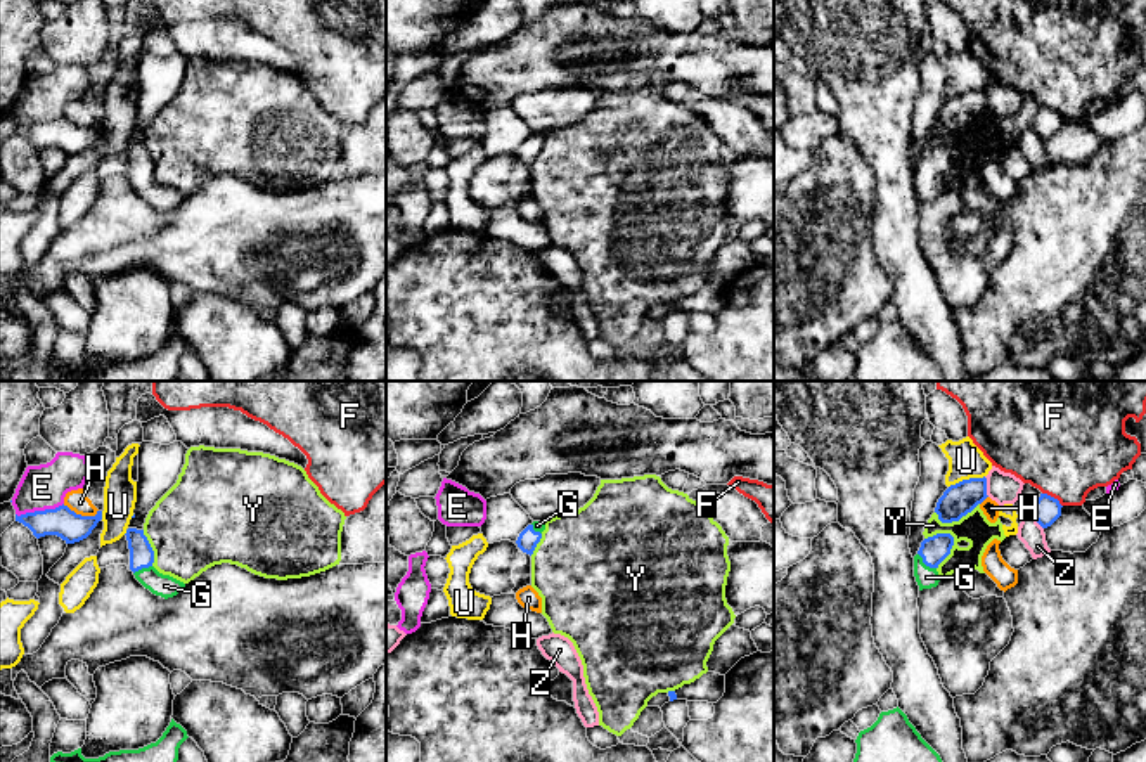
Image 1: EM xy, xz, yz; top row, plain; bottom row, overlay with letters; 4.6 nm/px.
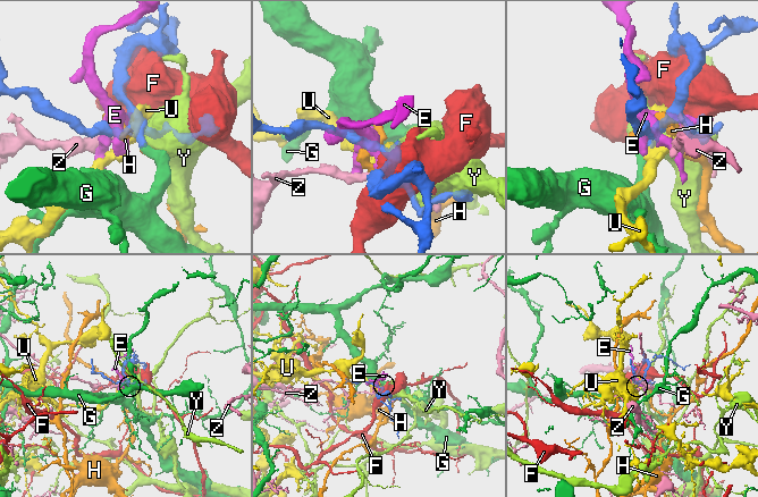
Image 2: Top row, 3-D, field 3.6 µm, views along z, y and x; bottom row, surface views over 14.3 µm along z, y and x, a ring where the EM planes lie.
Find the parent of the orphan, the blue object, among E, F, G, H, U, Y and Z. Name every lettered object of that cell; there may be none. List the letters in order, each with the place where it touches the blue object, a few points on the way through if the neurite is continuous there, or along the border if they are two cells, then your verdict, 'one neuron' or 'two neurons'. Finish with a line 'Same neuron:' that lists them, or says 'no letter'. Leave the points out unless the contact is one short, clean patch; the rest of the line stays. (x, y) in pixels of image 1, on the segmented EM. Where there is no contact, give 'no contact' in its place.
E: xy (38, 511) | two neurons
F: yz (1053, 497) | two neurons
G: yz (925, 563) | across yz (933, 549), (925, 563), (927, 577) | one neuron
H: xy (80, 515) | two neurons
U: yz (966, 480) | two neurons
Y: yz (949, 551) | two neurons
Z: yz (985, 487) | two neurons
Same neuron: G

